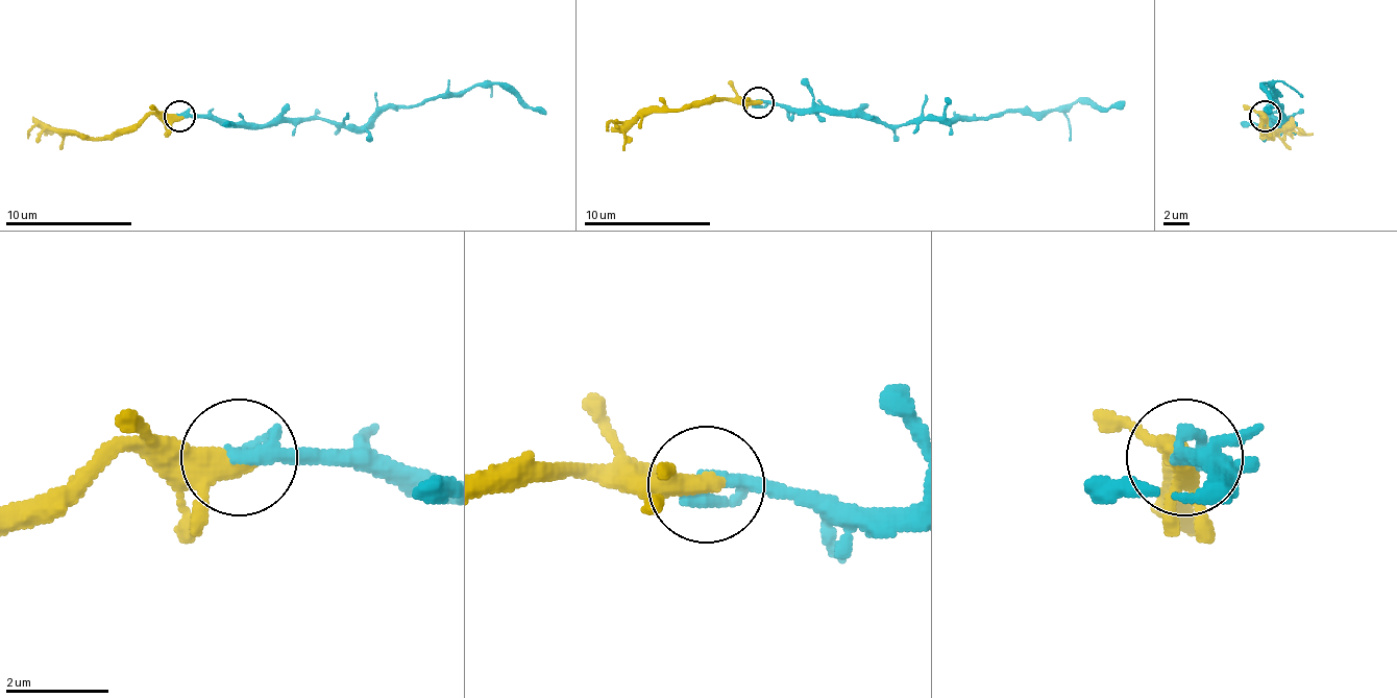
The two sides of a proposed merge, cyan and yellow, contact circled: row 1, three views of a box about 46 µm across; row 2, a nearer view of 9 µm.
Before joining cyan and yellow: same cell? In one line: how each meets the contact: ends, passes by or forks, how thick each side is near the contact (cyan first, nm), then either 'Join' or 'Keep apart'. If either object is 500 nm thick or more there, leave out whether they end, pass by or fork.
At the ring cyan ends. At the ring yellow passes by. Thickness 400 nm (cyan) against 360 nm. Join

